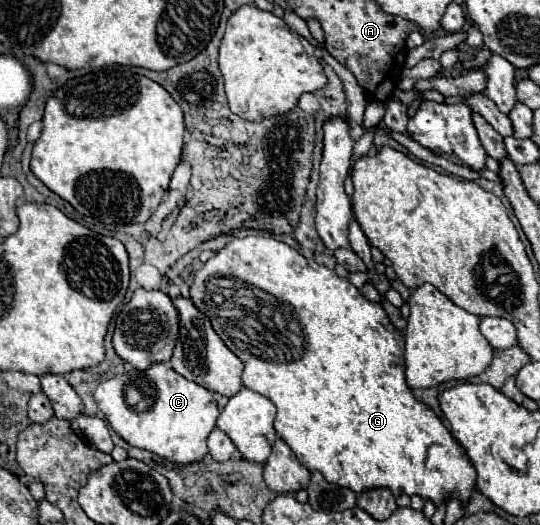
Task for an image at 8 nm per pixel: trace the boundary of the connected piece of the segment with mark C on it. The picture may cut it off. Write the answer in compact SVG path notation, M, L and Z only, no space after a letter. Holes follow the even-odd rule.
M165 363L152 364L144 376L154 386L154 394L142 392L138 372L114 376L98 384L94 400L104 412L112 430L130 446L154 452L156 456L176 464L192 464L202 460L208 454L206 438L216 426L216 418L220 414L214 392L186 380ZM146 398L150 402L146 402Z

